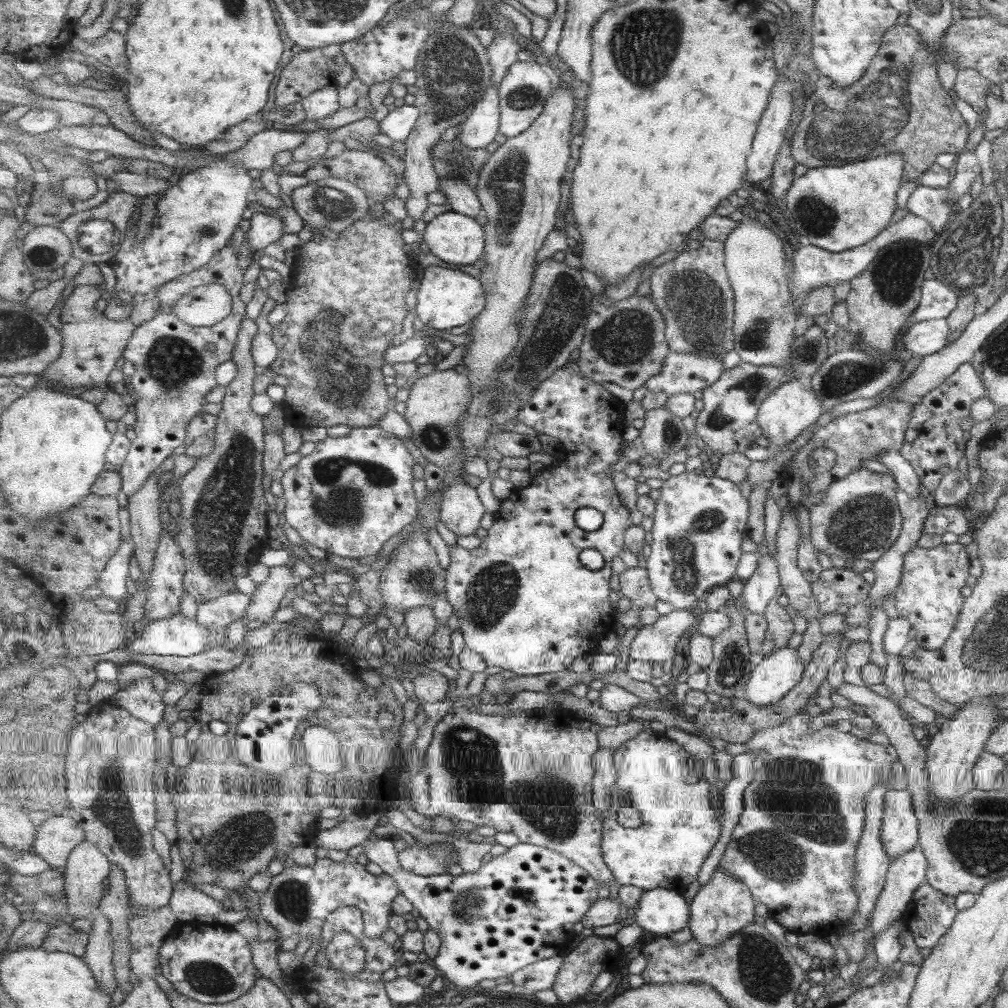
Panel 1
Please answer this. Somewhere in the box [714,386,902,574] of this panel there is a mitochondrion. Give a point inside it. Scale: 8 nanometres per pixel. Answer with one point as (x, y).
(861, 526)

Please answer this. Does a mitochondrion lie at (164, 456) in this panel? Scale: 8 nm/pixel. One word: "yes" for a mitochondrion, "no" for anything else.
no

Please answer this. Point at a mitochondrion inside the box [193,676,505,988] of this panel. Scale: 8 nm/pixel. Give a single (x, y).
(239, 840)

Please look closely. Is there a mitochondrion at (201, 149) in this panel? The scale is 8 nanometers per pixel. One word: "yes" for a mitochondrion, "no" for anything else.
no

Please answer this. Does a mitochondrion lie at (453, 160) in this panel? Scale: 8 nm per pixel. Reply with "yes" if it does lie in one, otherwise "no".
yes

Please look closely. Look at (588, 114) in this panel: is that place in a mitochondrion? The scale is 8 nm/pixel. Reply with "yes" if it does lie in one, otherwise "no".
no

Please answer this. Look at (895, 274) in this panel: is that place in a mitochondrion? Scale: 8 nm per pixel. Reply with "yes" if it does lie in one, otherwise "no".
yes

